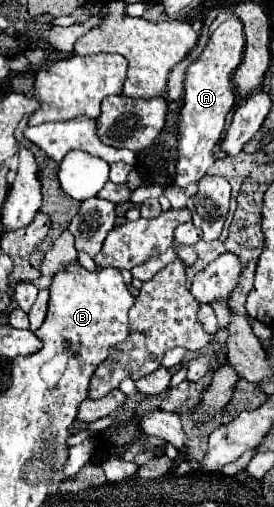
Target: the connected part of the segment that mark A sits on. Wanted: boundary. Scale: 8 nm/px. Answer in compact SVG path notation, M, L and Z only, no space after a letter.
M237 16L227 18L217 26L211 34L203 54L189 64L185 74L185 92L183 92L183 106L179 110L179 128L177 128L177 186L187 186L203 178L203 174L215 164L215 146L221 140L225 130L225 120L229 110L235 106L235 86L233 74L243 62L245 50L245 34L243 22Z

